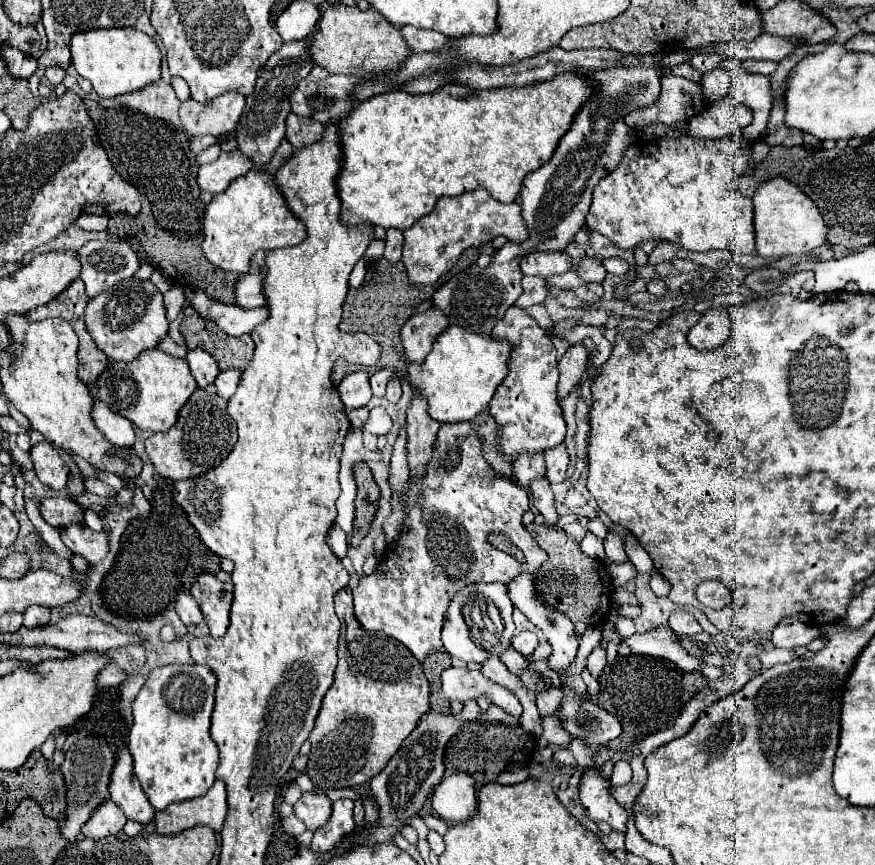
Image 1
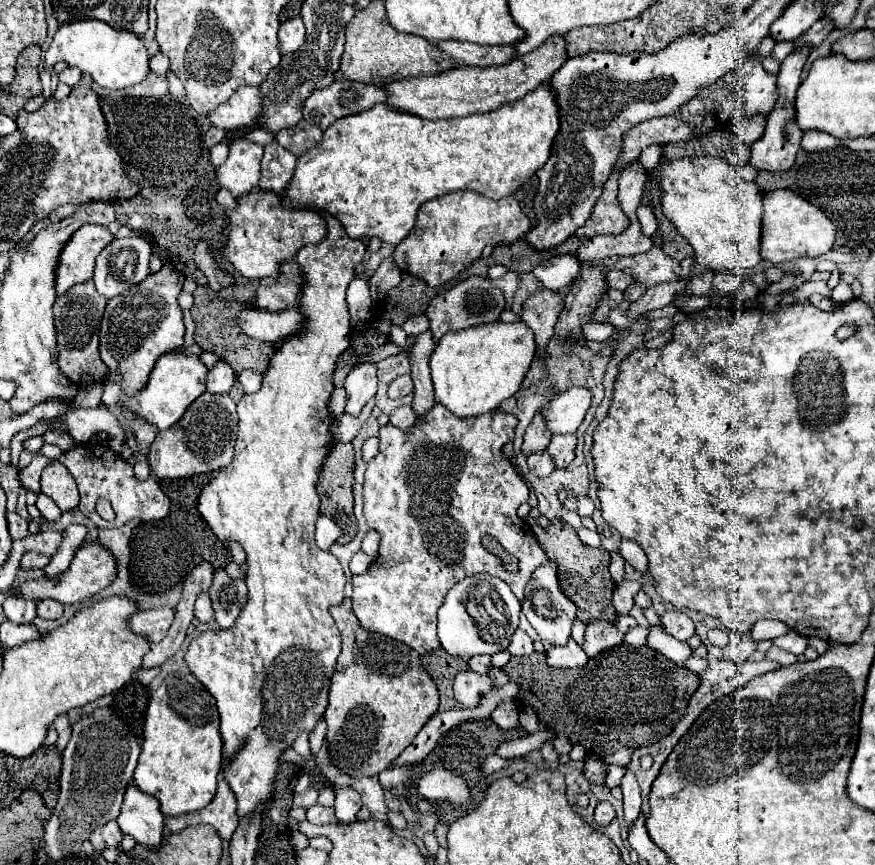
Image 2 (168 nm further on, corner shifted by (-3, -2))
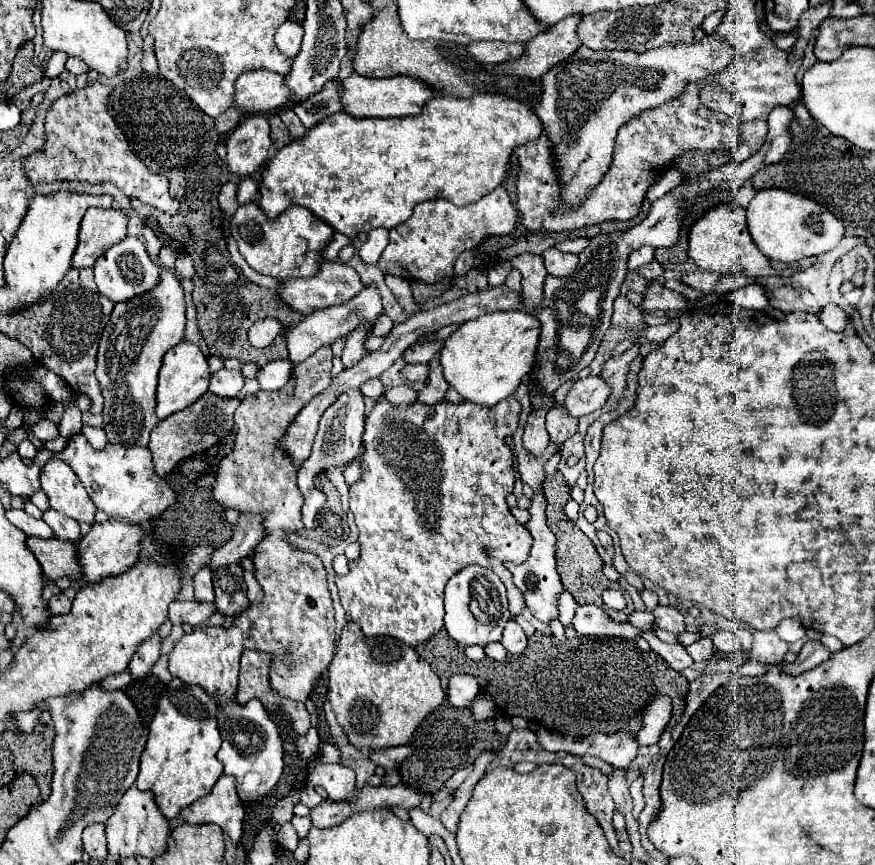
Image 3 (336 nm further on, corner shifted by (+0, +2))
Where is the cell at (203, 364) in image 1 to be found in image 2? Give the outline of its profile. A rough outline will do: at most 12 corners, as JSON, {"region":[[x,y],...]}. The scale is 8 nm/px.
{"region":[[218,362],[206,380],[212,394],[228,394],[236,374],[226,362]]}

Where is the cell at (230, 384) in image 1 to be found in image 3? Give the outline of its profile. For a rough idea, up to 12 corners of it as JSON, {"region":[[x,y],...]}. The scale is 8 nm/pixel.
{"region":[[277,360],[259,368],[261,390],[281,390],[291,362]]}

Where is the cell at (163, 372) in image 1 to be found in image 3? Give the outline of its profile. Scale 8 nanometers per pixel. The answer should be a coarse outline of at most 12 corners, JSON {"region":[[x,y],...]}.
{"region":[[191,342],[163,356],[157,418],[187,408],[207,392],[209,366]]}

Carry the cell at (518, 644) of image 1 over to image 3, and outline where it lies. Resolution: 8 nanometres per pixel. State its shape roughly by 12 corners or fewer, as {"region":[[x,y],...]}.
{"region":[[509,620],[501,644],[509,654],[521,654],[527,638],[515,620]]}

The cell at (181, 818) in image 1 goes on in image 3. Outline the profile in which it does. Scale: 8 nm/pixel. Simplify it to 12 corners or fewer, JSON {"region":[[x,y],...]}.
{"region":[[223,774],[203,800],[183,808],[187,824],[213,822],[239,844],[245,810]]}

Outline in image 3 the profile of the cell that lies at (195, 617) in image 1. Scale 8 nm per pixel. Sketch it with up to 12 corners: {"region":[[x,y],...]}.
{"region":[[205,566],[195,576],[195,600],[213,602],[211,570]]}

